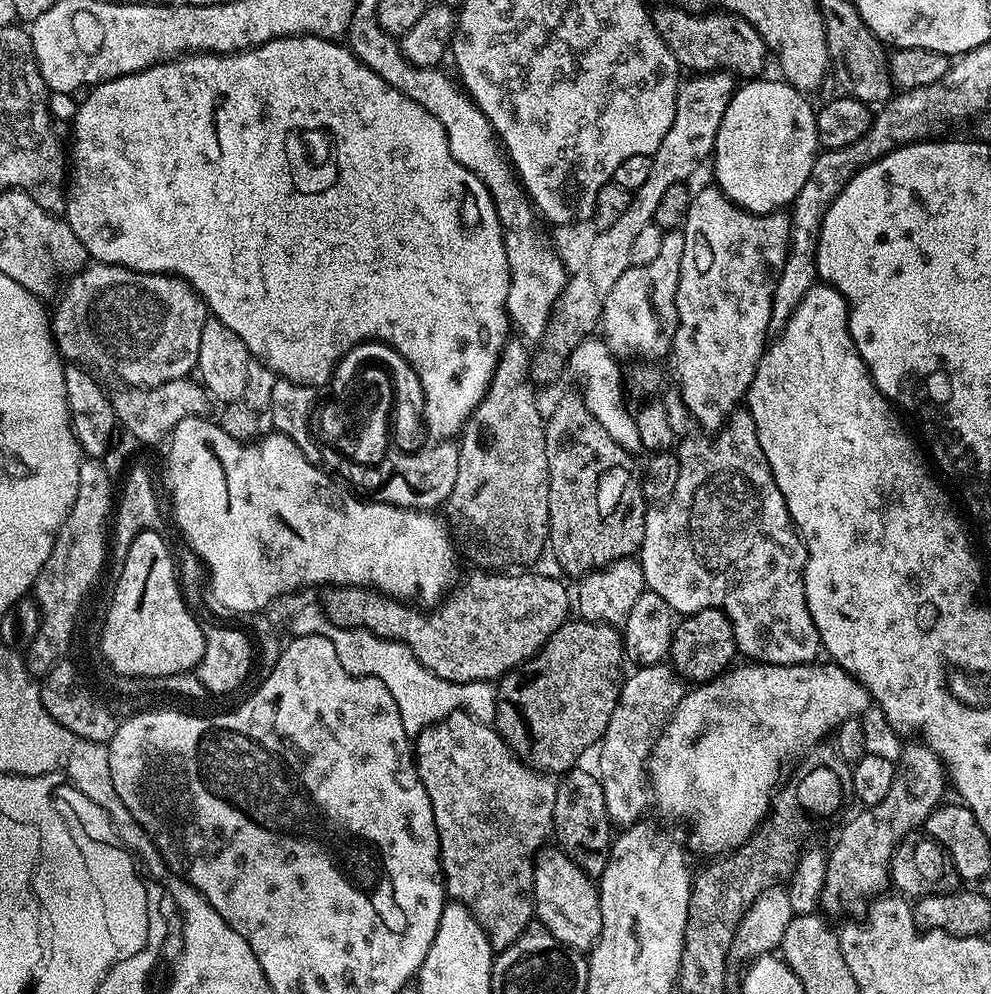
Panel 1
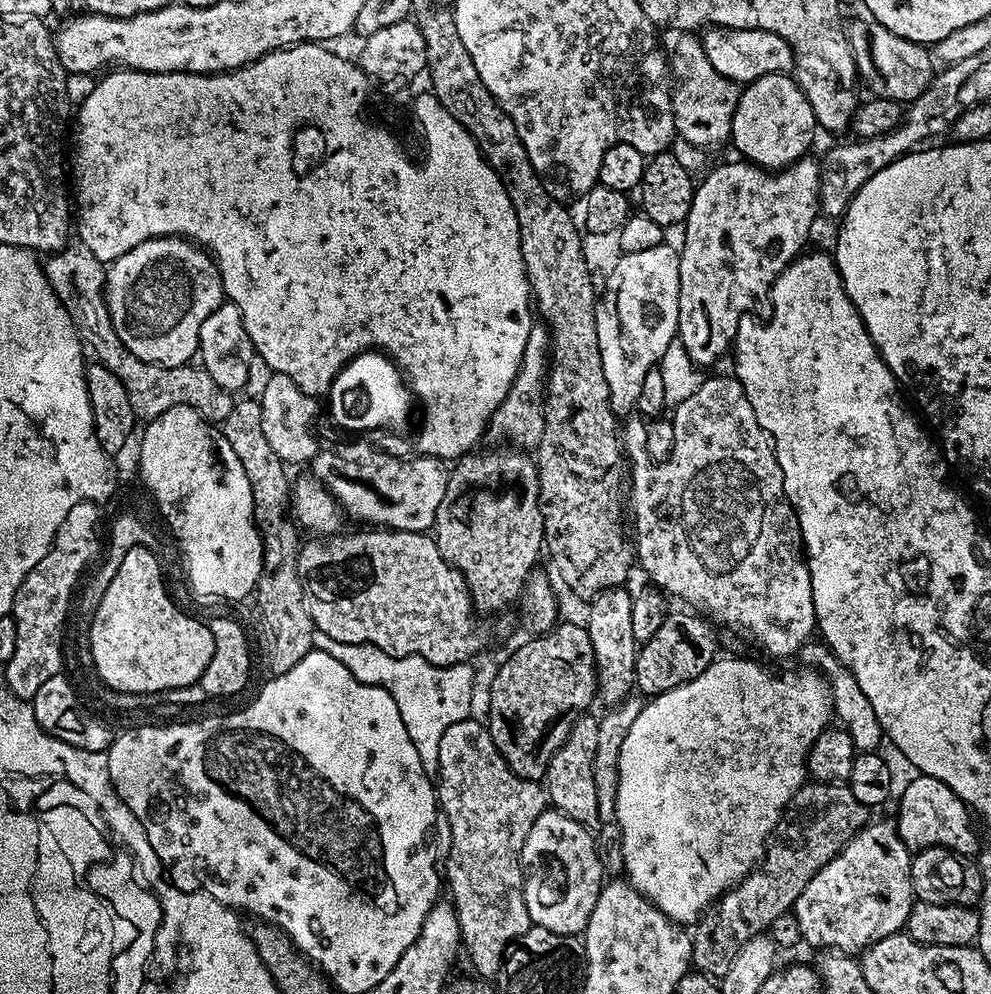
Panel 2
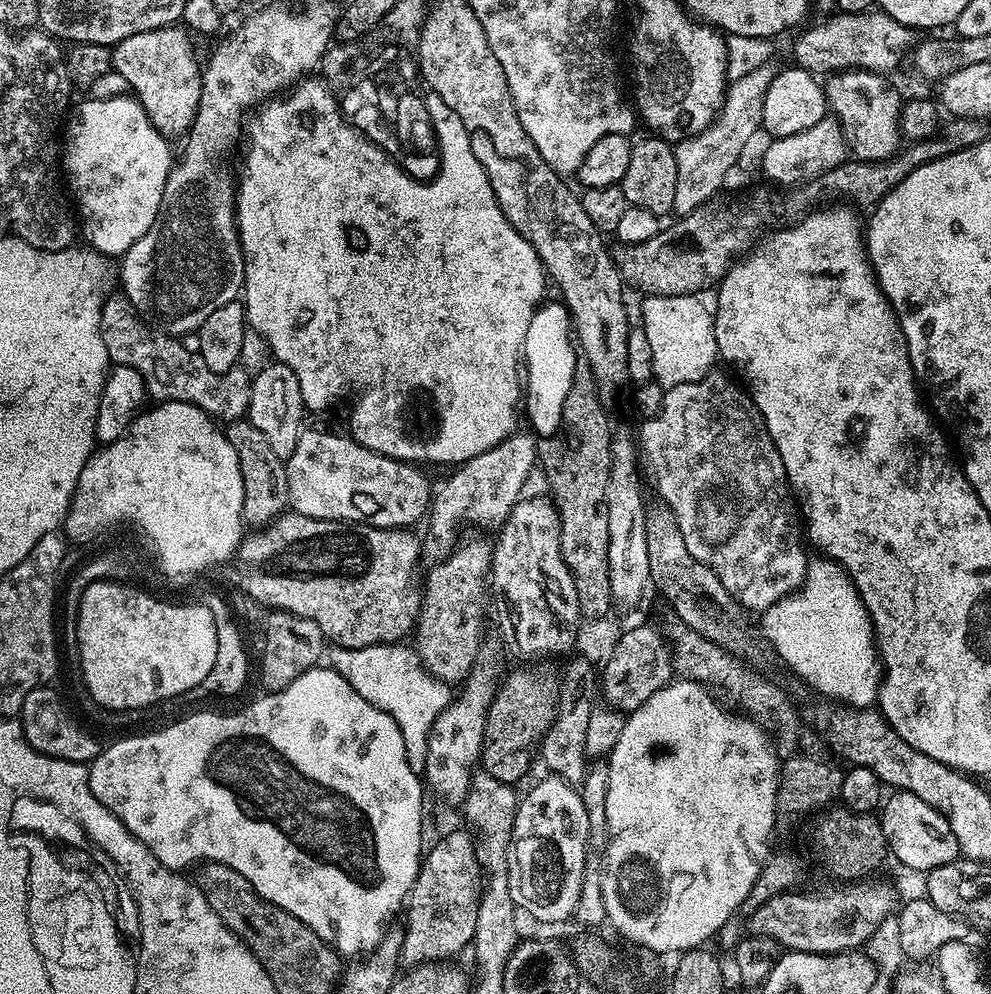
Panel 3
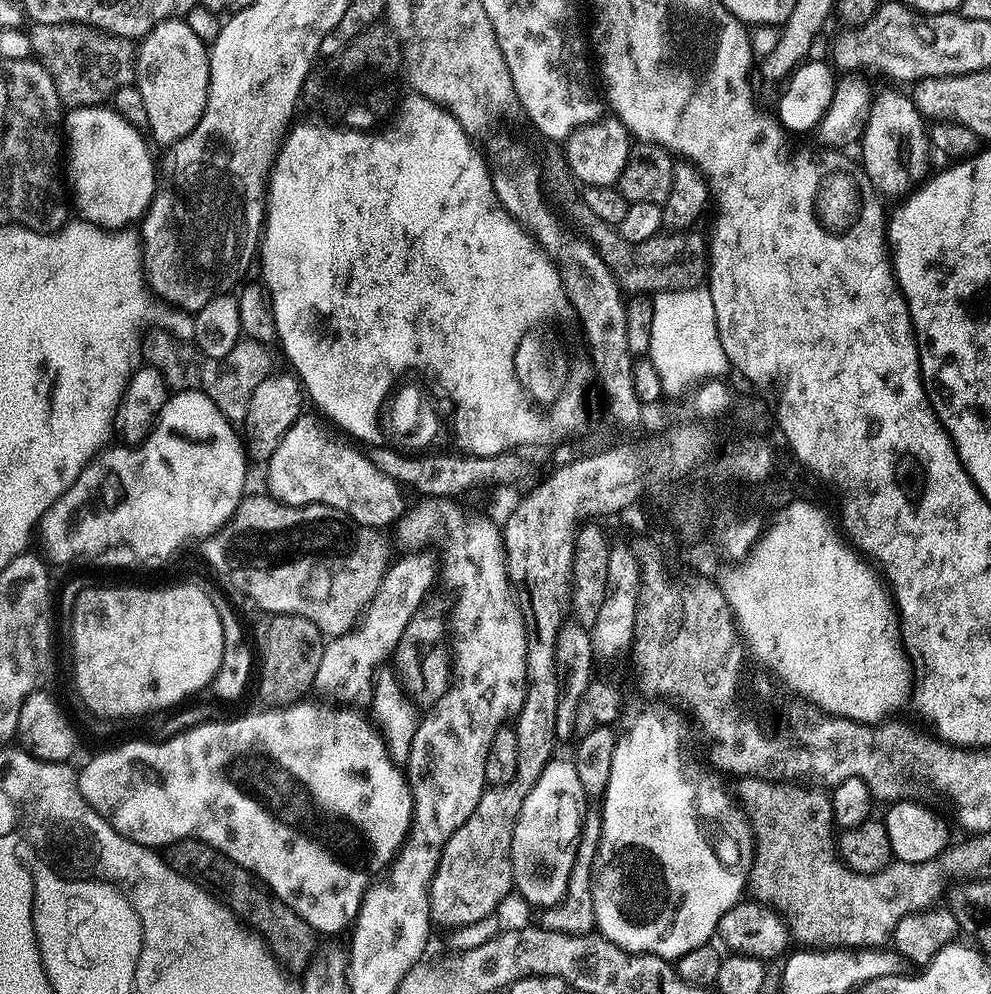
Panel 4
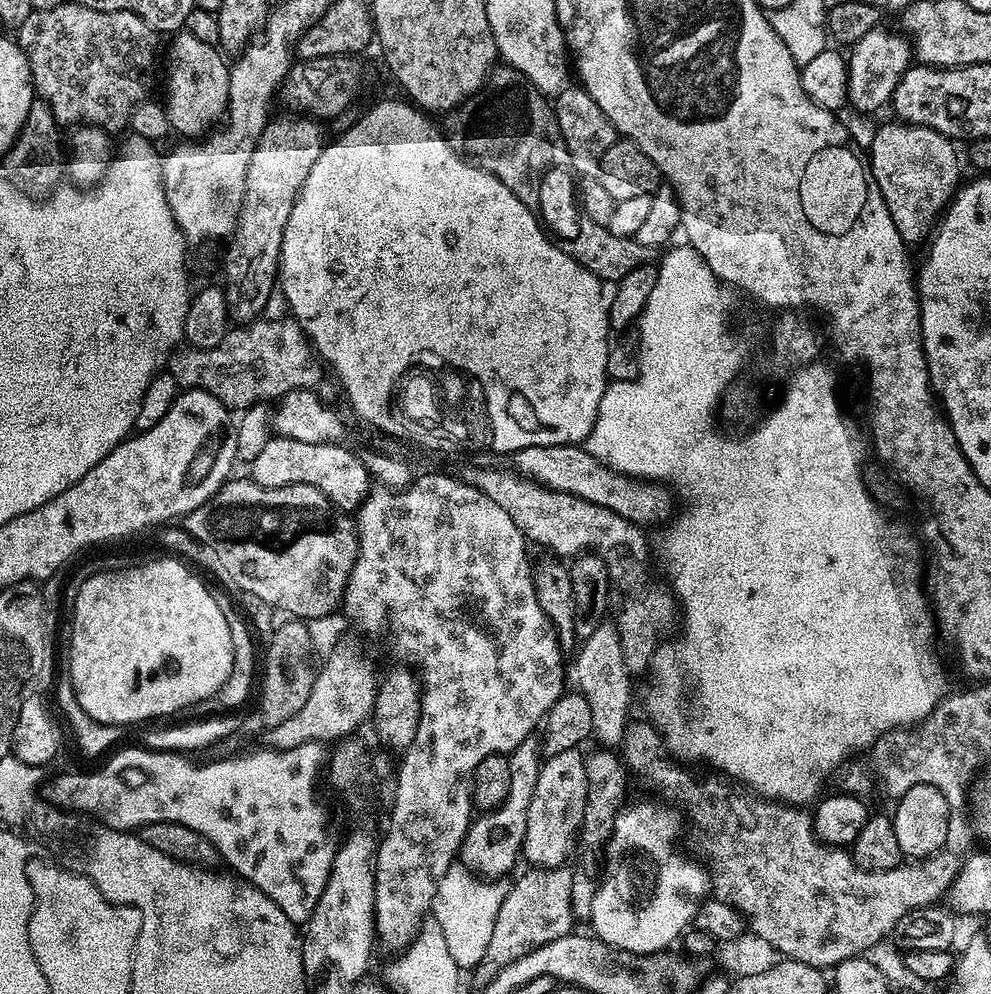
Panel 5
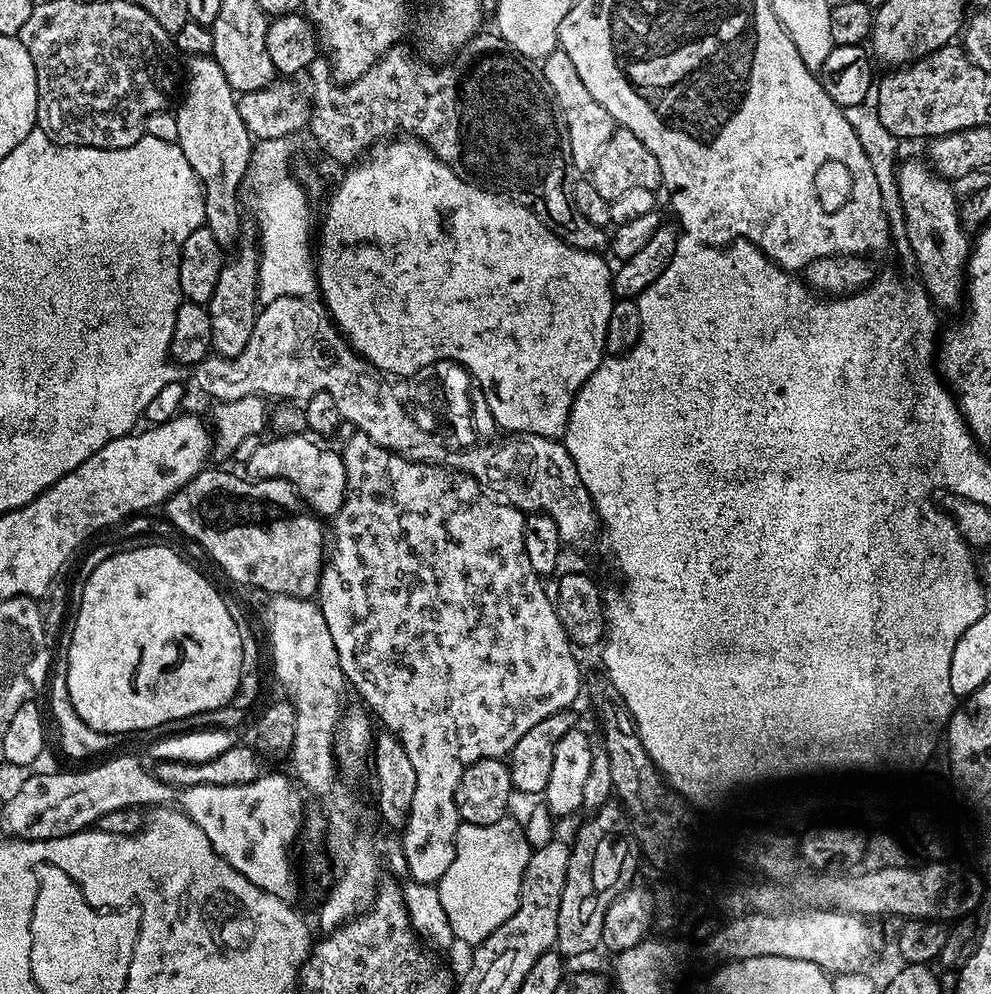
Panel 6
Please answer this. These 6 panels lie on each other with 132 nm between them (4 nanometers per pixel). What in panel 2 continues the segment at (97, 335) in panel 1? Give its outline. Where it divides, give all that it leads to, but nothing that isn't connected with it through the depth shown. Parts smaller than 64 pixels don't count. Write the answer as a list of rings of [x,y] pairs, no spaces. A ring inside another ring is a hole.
[[[159,236],[111,261],[106,299],[114,330],[134,358],[158,366],[182,366],[197,355],[202,322],[226,297],[216,261],[205,249],[182,236]]]

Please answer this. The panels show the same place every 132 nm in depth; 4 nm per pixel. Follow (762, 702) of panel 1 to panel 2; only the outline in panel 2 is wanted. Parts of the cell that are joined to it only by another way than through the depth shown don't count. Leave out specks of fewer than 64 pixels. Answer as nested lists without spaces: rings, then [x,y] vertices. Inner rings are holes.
[[[728,656],[725,660],[716,658],[692,681],[651,697],[643,705],[641,713],[623,739],[617,766],[615,819],[620,827],[623,875],[634,890],[641,892],[672,923],[681,926],[695,925],[724,893],[750,875],[753,868],[765,859],[766,845],[780,821],[781,812],[788,807],[792,795],[806,783],[808,751],[824,733],[824,729],[829,727],[831,720],[828,719],[833,719],[834,705],[831,687],[823,675],[808,666],[801,669],[801,672],[771,672],[756,660],[739,660],[736,656]]]

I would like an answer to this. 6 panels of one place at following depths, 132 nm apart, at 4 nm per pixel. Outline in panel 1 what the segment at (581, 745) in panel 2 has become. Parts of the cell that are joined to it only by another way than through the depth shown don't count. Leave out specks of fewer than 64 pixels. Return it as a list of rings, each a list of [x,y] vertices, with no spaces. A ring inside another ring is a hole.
[[[569,770],[559,777],[552,827],[560,851],[565,852],[587,876],[600,877],[602,870],[606,870],[608,851],[612,848],[614,825],[607,816],[602,786],[595,775]]]

